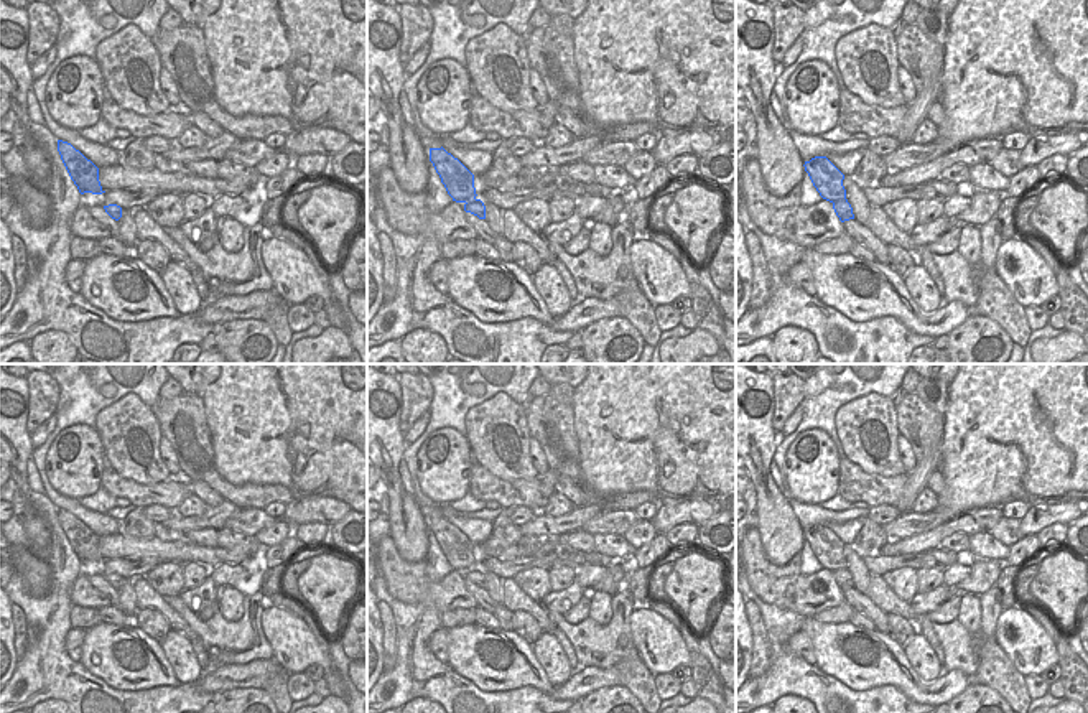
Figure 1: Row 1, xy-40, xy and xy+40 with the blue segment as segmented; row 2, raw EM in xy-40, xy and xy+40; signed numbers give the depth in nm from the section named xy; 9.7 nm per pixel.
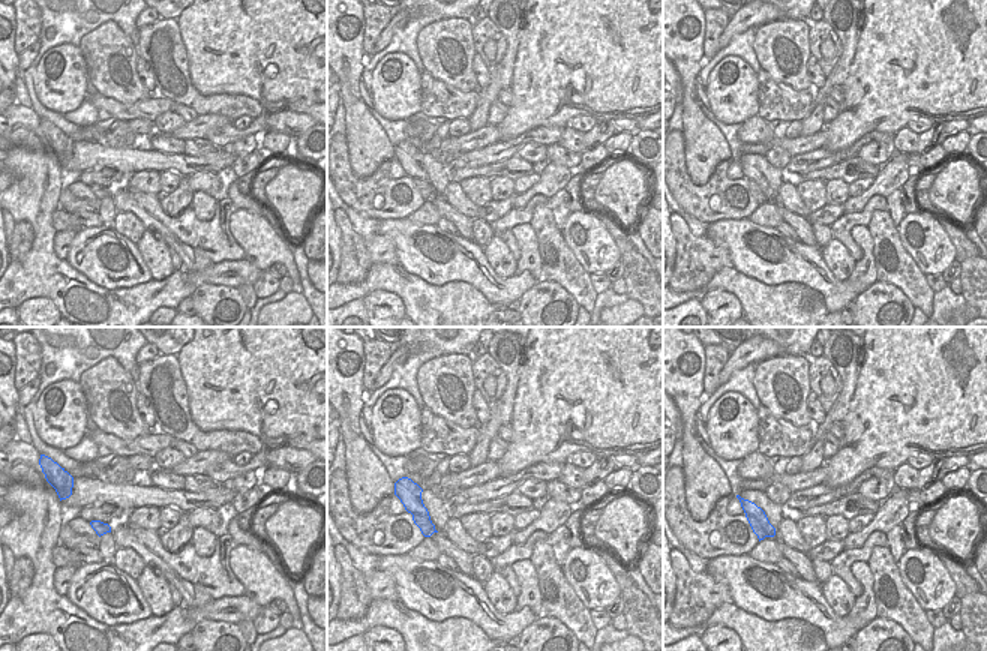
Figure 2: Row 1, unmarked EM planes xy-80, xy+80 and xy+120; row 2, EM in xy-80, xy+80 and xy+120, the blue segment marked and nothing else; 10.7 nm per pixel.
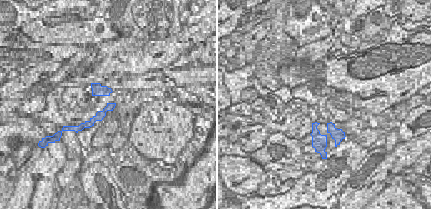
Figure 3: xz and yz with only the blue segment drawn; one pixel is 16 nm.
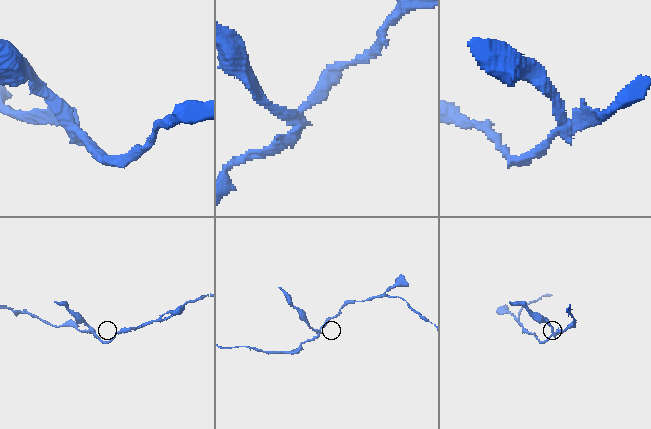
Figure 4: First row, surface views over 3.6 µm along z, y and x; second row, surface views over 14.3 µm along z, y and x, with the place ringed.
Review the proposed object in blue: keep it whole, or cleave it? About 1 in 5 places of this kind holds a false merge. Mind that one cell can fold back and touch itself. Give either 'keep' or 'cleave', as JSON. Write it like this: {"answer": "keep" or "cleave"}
{"answer": "cleave"}

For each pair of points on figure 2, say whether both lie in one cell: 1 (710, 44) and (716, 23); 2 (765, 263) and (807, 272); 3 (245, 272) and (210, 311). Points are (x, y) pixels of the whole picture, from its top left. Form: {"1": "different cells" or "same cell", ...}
{"1": "same cell", "2": "same cell", "3": "different cells"}

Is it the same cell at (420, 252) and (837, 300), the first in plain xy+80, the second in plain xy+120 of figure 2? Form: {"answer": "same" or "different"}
{"answer": "same"}

